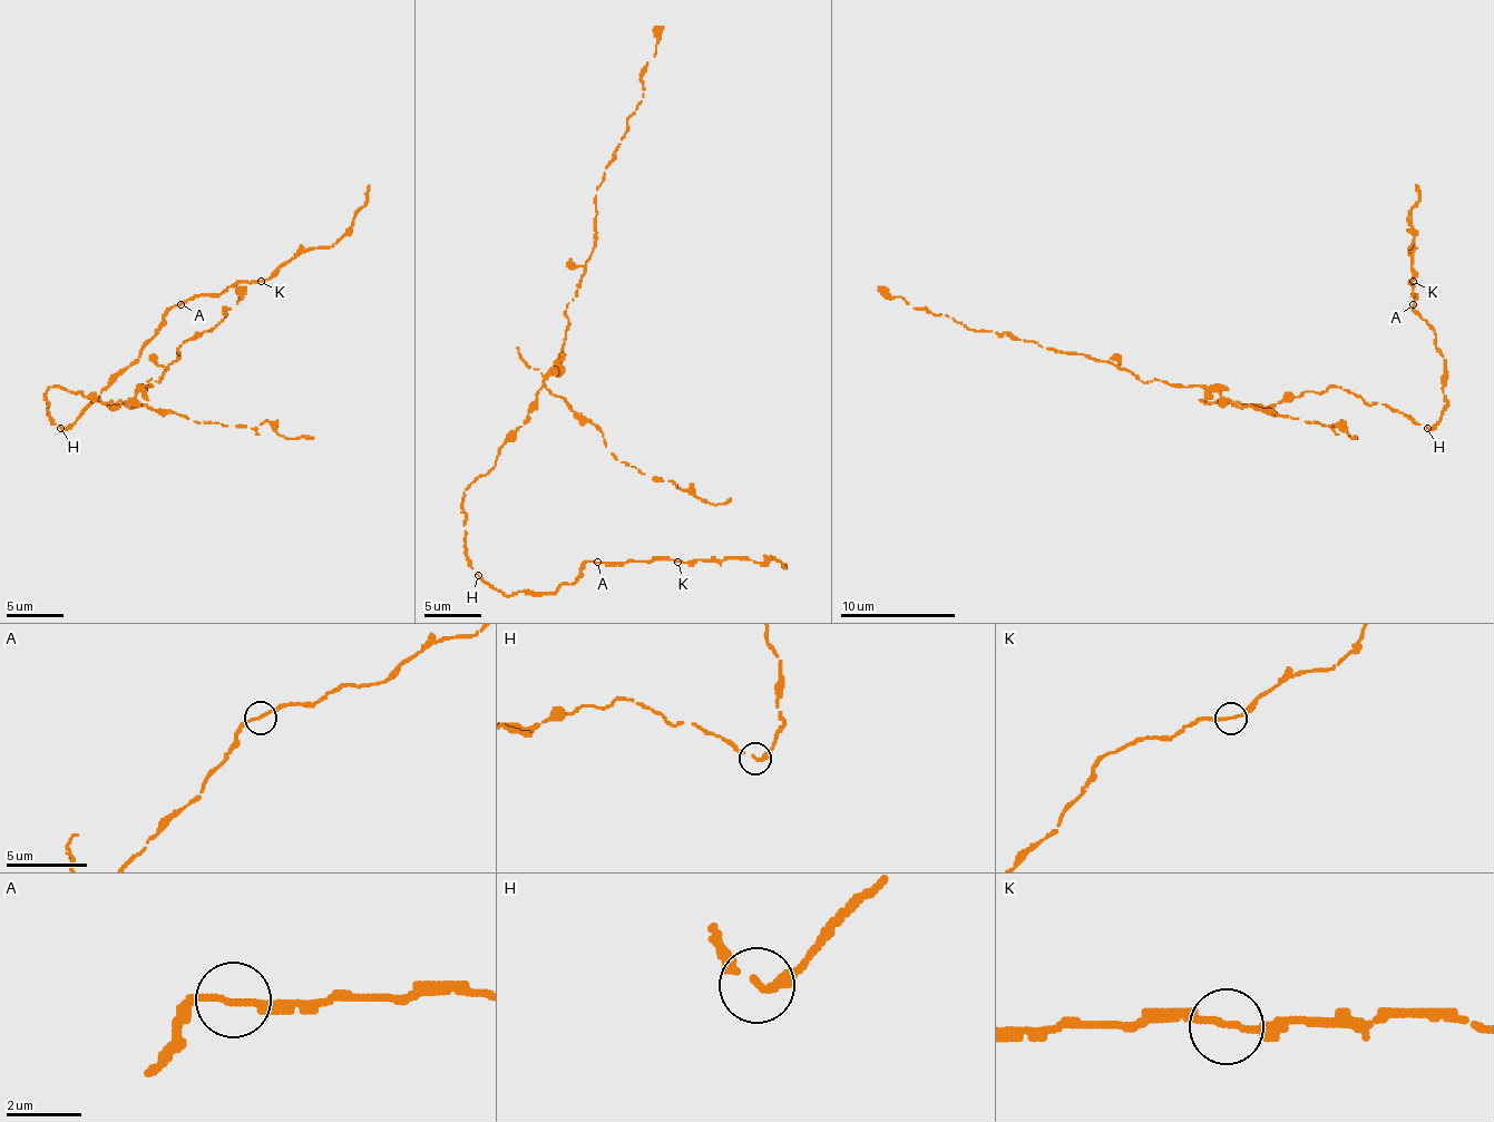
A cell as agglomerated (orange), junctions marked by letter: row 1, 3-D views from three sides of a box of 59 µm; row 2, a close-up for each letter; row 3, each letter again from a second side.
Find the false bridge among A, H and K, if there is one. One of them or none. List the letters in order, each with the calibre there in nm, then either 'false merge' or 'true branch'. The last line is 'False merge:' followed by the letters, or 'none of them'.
A: 170 nm | true branch
H: 160 nm | false merge
K: 180 nm | true branch
False merge: H

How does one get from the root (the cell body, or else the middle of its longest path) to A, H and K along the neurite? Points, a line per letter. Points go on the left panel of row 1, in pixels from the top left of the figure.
A: (62, 388), (48, 388), (46, 399), (51, 422), (66, 428), (140, 353), (163, 315), (181, 304)
H: (62, 388), (46, 390), (48, 416), (60, 428)
K: (62, 388), (48, 388), (46, 399), (51, 422), (66, 428), (140, 353), (172, 308), (261, 281)

